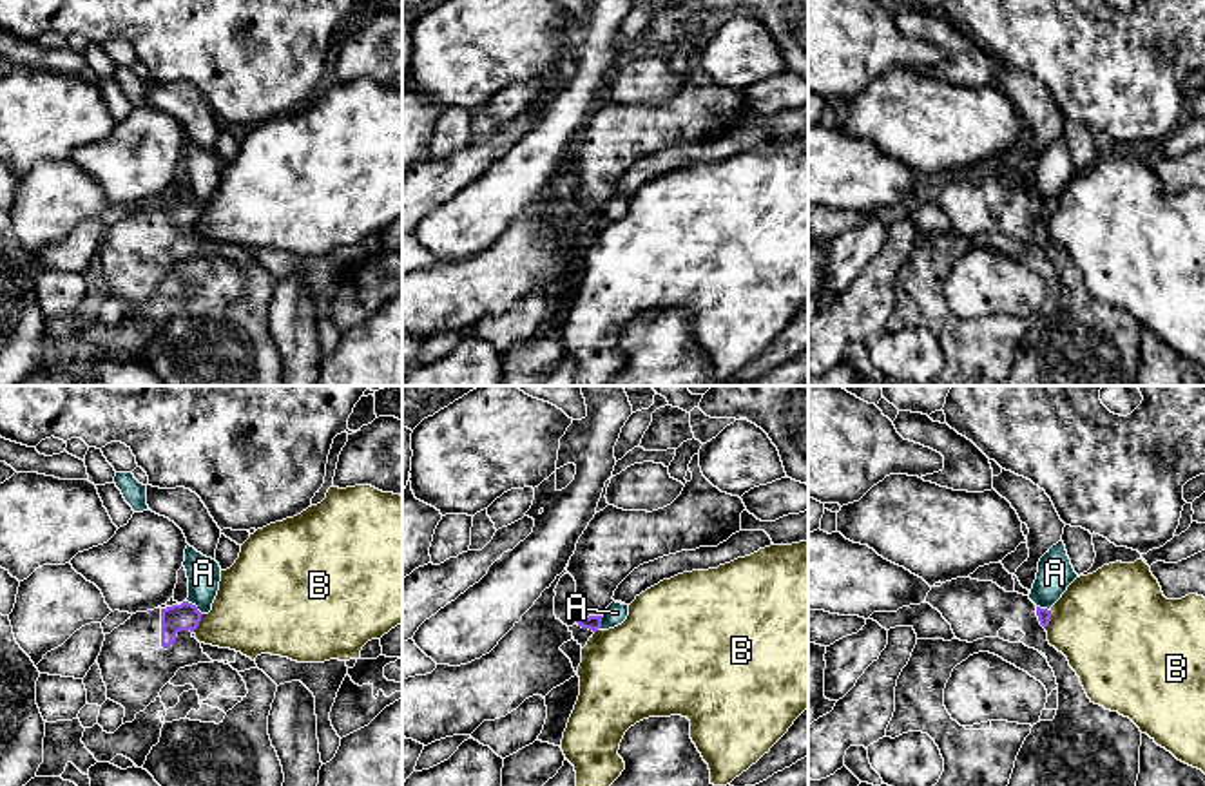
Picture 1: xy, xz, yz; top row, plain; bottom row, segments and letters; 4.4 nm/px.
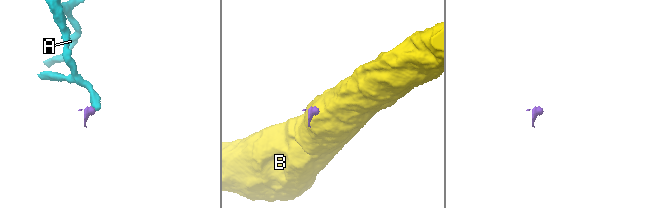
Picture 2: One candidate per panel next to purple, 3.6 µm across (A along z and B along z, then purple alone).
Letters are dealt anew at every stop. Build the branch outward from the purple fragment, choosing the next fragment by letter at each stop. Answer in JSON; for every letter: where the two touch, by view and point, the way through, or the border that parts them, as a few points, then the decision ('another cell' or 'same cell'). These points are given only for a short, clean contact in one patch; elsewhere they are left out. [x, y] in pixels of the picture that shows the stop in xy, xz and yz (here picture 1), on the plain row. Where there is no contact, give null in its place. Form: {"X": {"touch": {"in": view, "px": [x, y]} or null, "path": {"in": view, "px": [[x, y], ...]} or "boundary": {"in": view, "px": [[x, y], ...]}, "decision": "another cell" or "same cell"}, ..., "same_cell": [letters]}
{"A": {"touch": {"in": "xy", "px": [194, 200]}, "boundary": {"in": "xy", "px": [[187, 194], [202, 207]]}, "decision": "another cell"}, "B": {"touch": {"in": "xy", "px": [198, 218]}, "boundary": {"in": "xy", "px": [[202, 209], [192, 227]]}, "decision": "another cell"}, "same_cell": []}

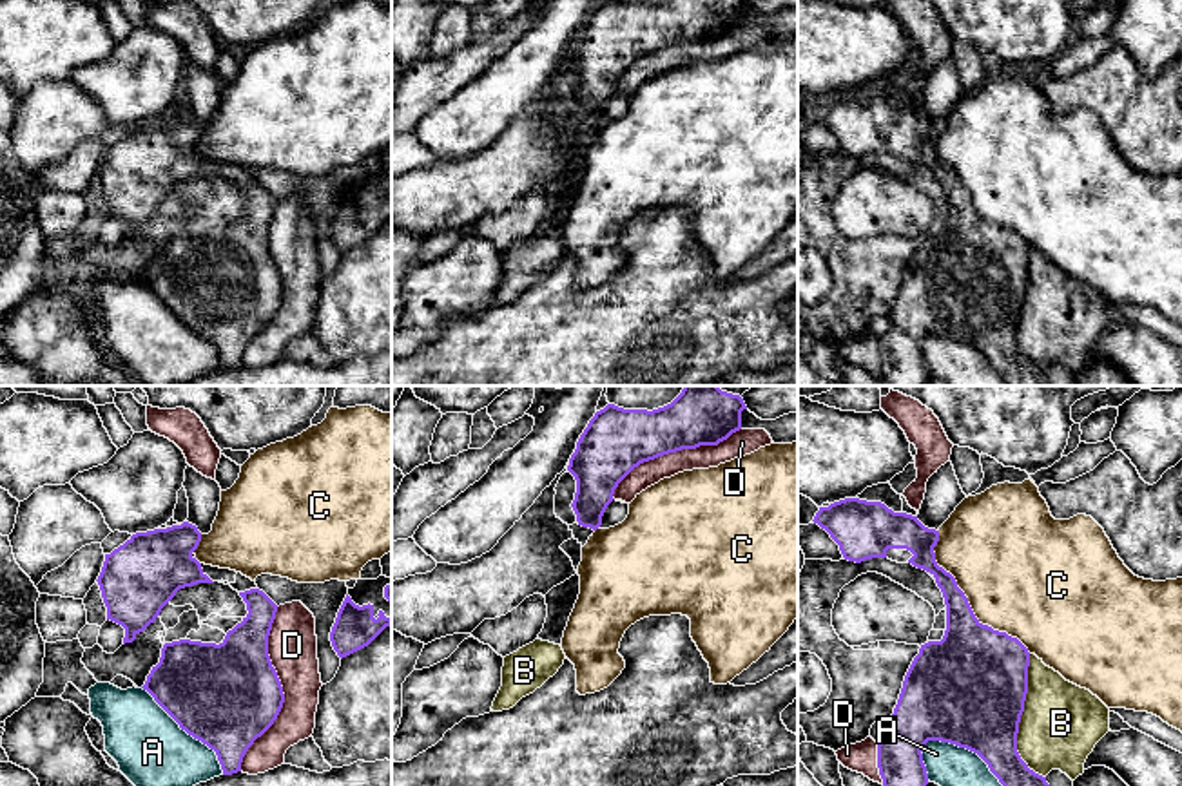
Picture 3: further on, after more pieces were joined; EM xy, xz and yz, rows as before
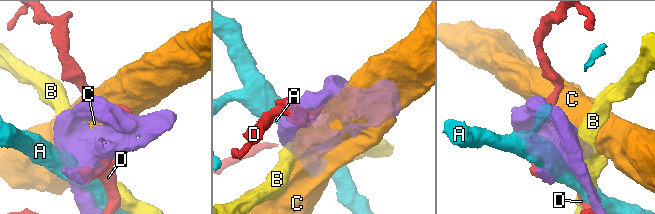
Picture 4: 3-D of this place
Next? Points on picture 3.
{"A": {"touch": {"in": "yz", "px": [967, 343]}, "decision": "another cell"}, "B": {"touch": {"in": "yz", "px": [1019, 314]}, "decision": "another cell"}, "C": {"touch": {"in": "yz", "px": [967, 194]}, "decision": "another cell"}, "D": {"touch": {"in": "xy", "px": [281, 283]}, "decision": "another cell"}, "same_cell": []}

